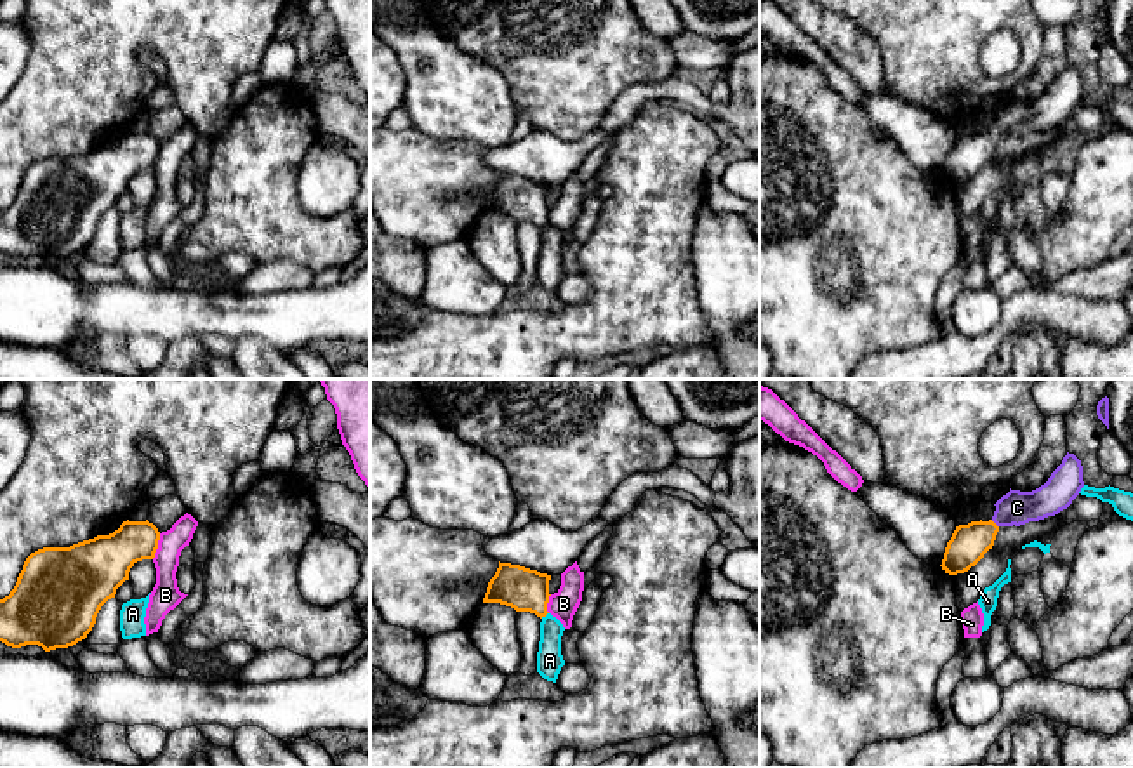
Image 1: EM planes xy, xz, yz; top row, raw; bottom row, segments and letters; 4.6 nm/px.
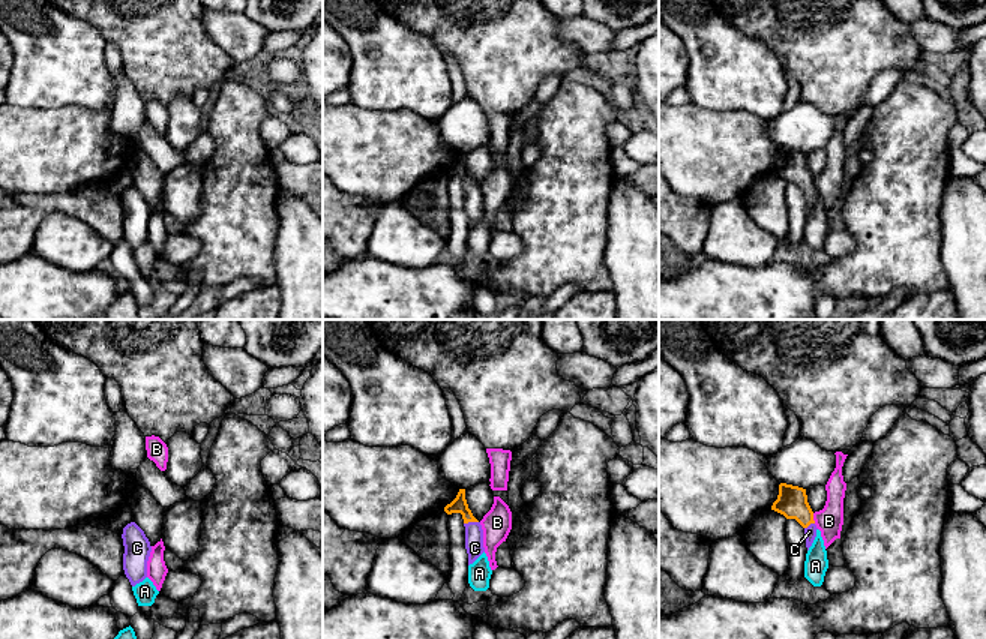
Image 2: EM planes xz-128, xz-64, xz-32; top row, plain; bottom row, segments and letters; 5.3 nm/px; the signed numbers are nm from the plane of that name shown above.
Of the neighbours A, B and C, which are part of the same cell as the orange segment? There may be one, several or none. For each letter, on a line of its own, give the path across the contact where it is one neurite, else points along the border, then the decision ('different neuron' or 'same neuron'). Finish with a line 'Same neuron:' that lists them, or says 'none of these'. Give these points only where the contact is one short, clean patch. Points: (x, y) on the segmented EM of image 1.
A: border xz (548, 612), (541, 617); different neuron
B: border xy (160, 534), (152, 558); different neuron
C: way yz (968, 544), (994, 523), (1017, 508); same neuron
Same neuron: C

